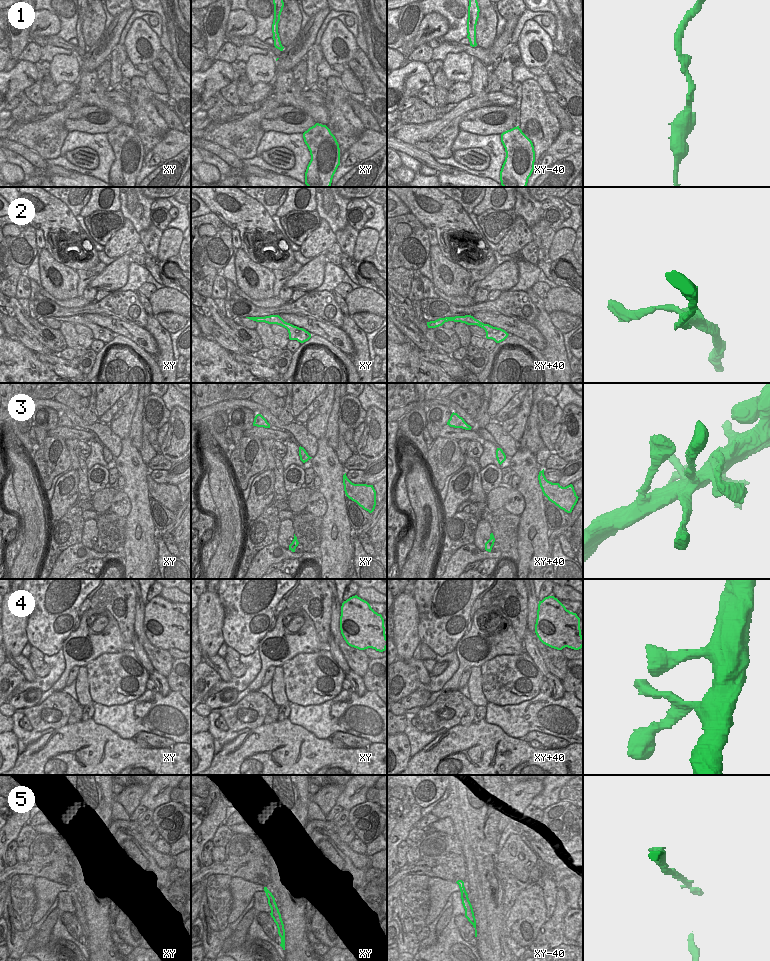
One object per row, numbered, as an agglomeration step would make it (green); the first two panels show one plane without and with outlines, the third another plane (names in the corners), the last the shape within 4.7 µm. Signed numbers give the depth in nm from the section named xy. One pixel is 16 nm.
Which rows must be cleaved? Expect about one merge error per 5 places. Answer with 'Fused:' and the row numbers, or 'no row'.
Fused: no row

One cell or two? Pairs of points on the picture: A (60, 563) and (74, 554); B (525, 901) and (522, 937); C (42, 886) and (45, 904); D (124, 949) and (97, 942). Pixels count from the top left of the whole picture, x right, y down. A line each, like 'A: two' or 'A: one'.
A: one
B: one
C: one
D: two

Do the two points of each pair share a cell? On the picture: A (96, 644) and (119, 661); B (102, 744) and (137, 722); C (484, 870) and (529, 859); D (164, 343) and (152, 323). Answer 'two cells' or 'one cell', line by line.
A: two cells
B: two cells
C: two cells
D: one cell

